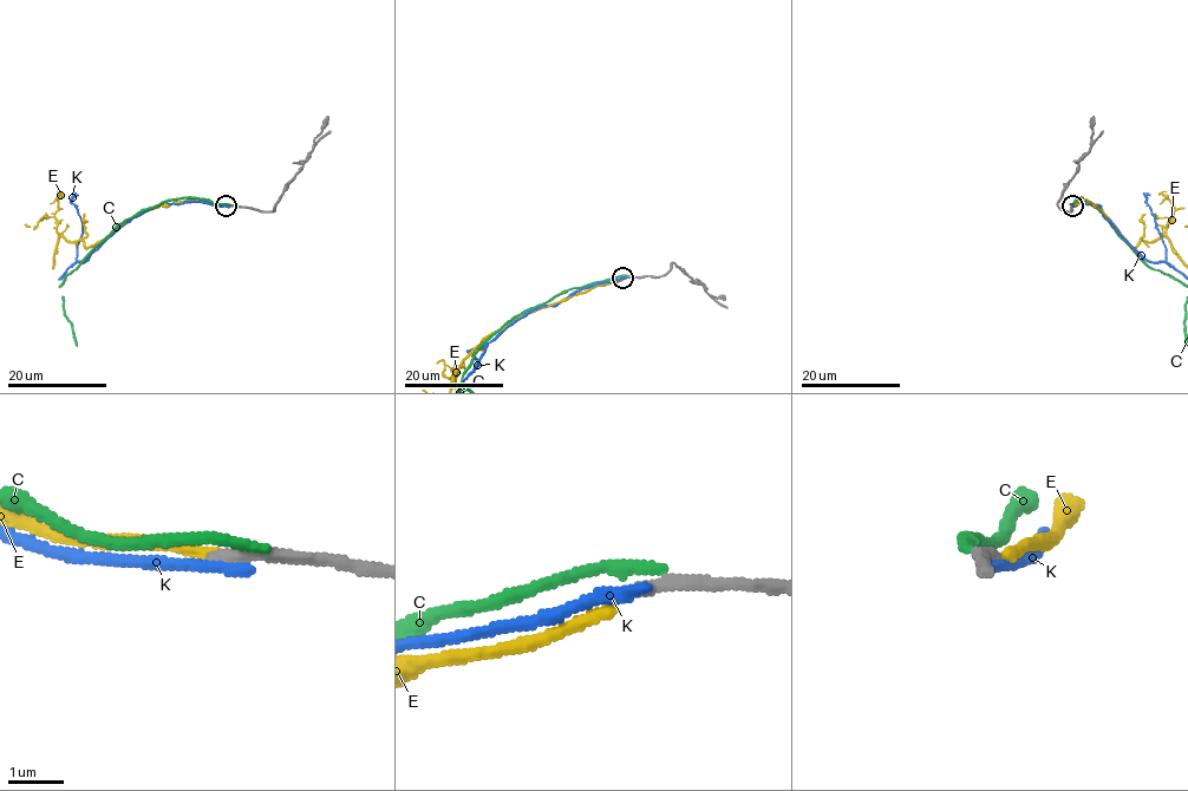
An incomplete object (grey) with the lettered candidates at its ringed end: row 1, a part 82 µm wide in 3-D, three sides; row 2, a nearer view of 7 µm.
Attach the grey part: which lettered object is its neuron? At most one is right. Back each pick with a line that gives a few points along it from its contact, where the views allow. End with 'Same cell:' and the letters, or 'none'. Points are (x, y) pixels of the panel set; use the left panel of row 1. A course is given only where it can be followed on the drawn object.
Same cell: none

